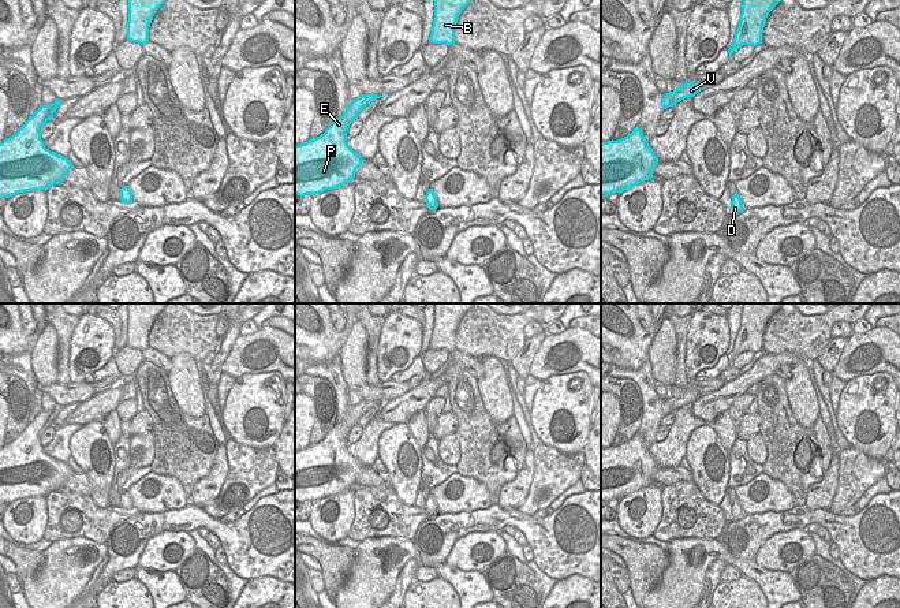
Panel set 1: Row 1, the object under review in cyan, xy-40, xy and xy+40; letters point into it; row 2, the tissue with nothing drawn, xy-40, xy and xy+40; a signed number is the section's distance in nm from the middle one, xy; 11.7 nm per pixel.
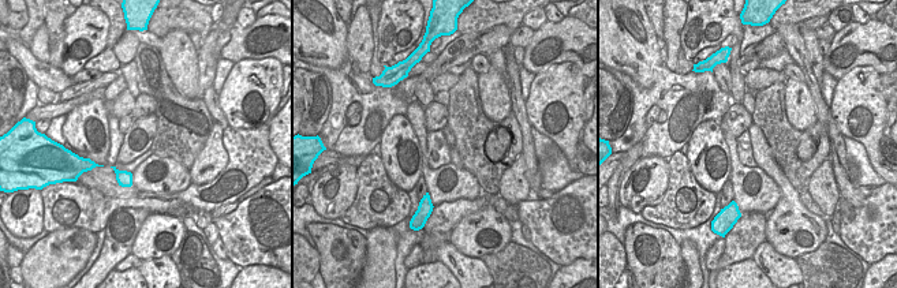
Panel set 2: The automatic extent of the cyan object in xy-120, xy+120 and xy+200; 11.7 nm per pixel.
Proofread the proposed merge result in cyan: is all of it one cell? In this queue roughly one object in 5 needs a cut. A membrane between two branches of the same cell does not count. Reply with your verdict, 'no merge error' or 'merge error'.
no merge error

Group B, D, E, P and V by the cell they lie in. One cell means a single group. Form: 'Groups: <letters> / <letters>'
Groups: B D E P V

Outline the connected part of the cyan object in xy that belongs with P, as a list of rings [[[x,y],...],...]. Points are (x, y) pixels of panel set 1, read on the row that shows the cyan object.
[[[361,94],[354,100],[344,113],[335,118],[324,134],[305,143],[295,145],[295,194],[300,198],[310,194],[315,195],[326,190],[333,190],[340,186],[351,183],[355,178],[356,169],[363,160],[347,143],[347,131],[350,124],[358,118],[358,113],[376,98],[385,97],[378,94]]]

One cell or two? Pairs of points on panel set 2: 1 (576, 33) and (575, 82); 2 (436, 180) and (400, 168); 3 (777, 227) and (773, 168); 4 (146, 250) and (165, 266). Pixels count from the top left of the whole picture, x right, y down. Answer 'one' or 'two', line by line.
1: two
2: two
3: one
4: two

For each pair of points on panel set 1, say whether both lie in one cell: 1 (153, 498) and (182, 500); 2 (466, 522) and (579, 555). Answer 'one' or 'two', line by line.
1: one
2: one

